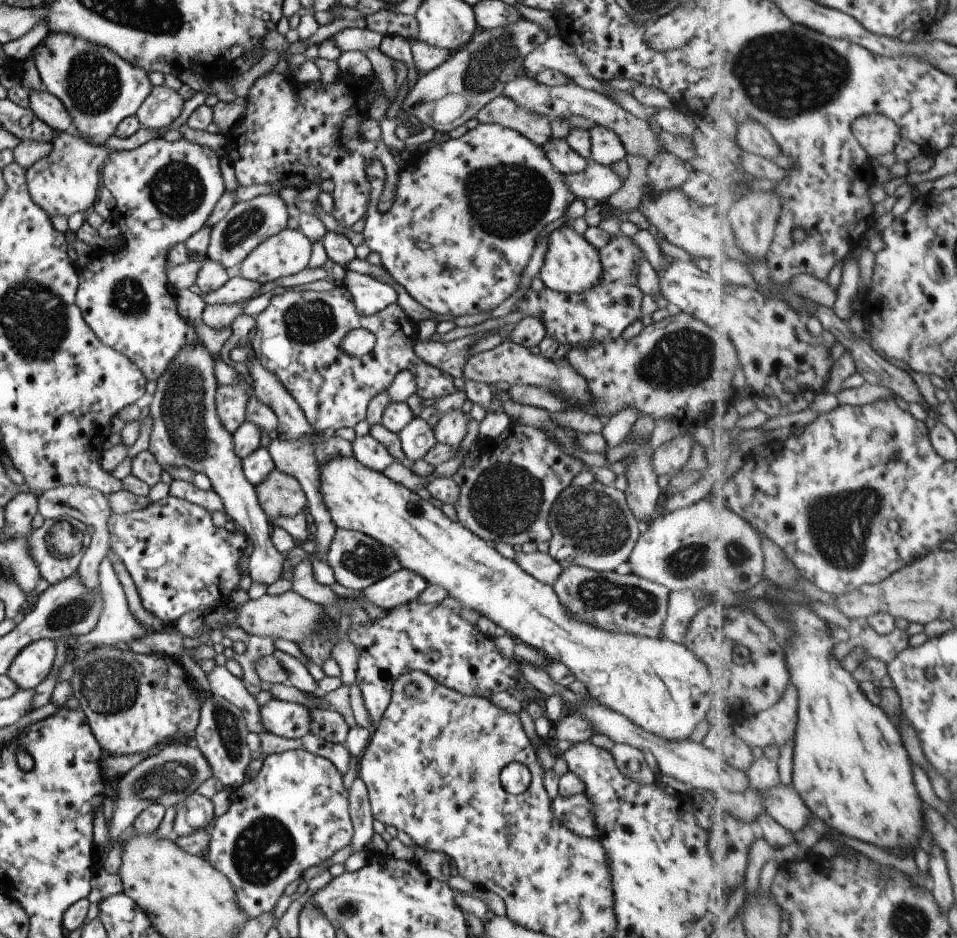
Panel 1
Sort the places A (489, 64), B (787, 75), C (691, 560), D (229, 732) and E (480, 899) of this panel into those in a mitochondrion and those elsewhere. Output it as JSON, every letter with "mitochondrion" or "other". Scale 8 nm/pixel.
{"A":"mitochondrion","B":"mitochondrion","C":"mitochondrion","D":"mitochondrion","E":"other"}

